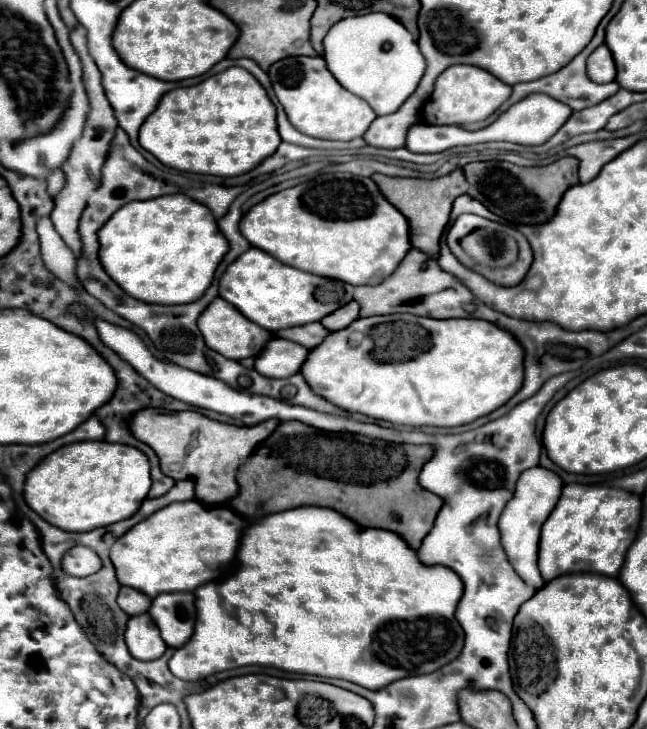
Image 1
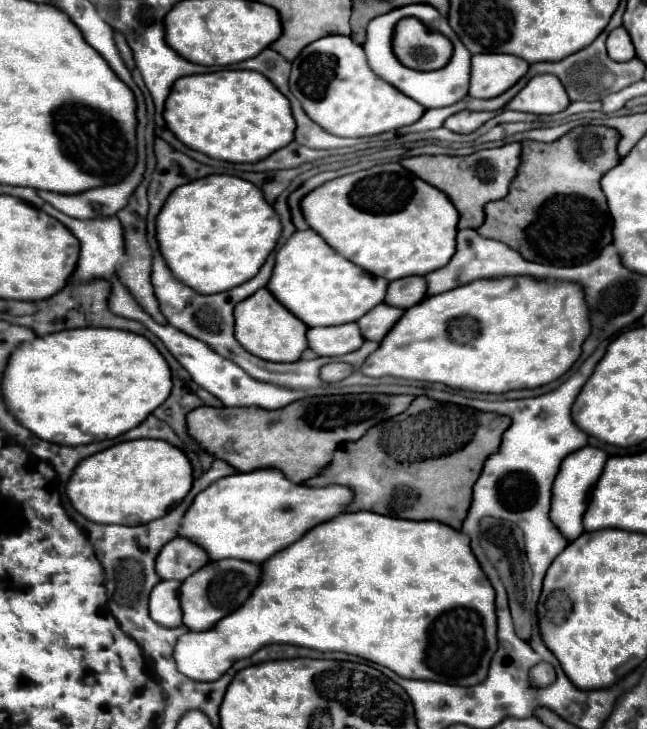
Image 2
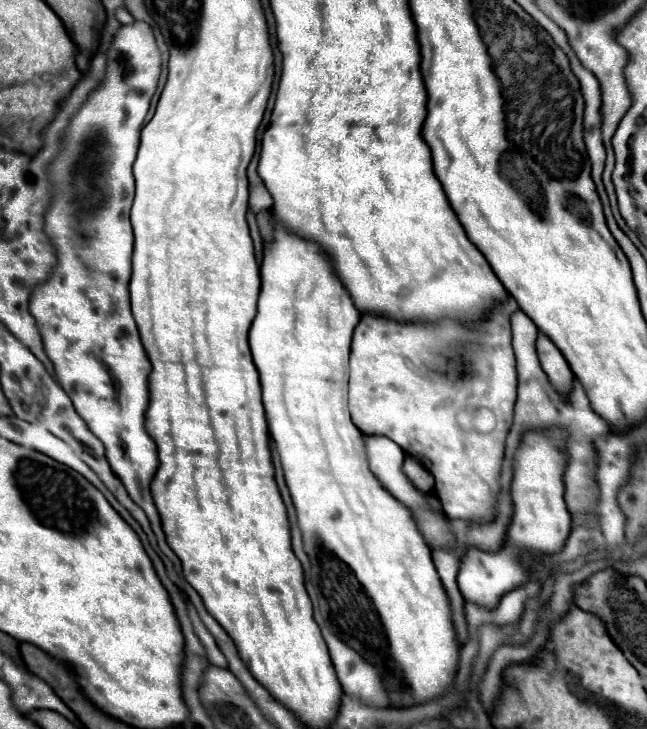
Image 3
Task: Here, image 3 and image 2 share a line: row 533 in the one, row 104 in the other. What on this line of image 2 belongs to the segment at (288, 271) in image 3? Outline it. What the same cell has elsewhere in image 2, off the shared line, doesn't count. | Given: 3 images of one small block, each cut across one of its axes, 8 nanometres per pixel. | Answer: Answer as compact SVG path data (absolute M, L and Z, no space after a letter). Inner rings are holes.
M324 36L312 44L308 44L298 58L292 62L292 74L290 74L290 92L300 100L304 112L310 120L314 120L318 126L322 126L326 132L334 136L346 136L346 138L360 138L360 136L374 136L408 126L412 122L418 122L424 114L424 106L414 102L412 98L398 92L388 82L380 80L366 64L362 46L354 44L348 36Z

